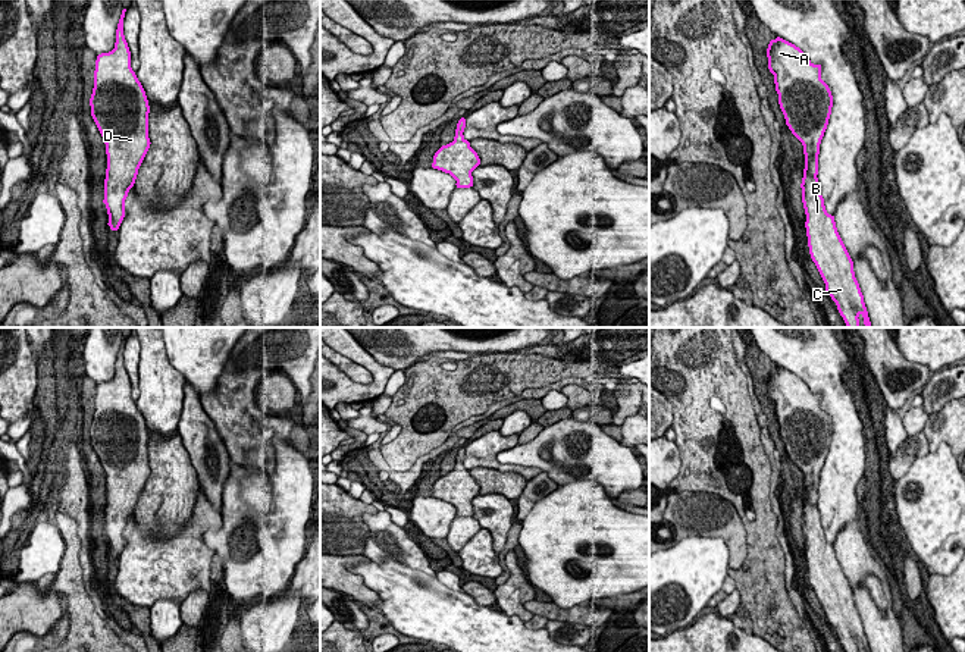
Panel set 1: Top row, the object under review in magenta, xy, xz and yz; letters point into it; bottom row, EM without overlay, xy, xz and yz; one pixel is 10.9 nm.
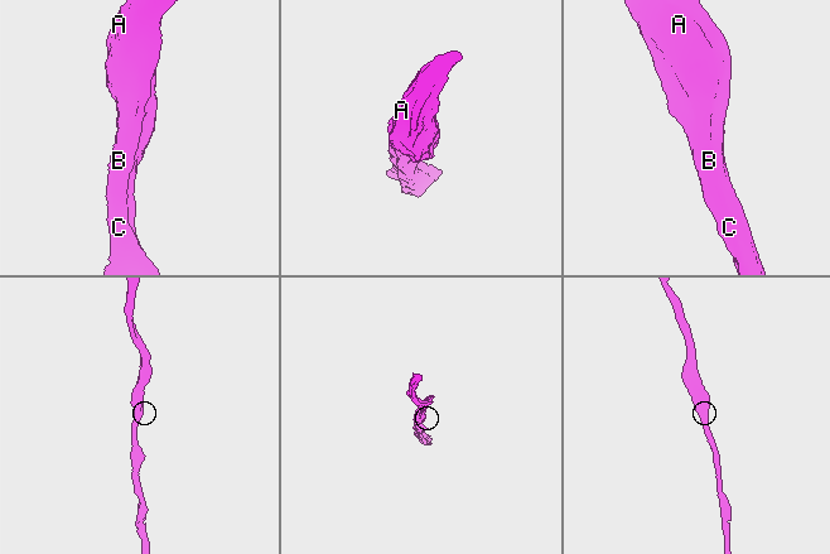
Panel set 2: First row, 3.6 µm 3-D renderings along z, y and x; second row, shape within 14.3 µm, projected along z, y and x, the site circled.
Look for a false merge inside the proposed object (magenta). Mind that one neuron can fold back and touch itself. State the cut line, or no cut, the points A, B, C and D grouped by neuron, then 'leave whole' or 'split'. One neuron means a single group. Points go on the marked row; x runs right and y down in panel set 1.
cut none; groups A B C D; leave whole

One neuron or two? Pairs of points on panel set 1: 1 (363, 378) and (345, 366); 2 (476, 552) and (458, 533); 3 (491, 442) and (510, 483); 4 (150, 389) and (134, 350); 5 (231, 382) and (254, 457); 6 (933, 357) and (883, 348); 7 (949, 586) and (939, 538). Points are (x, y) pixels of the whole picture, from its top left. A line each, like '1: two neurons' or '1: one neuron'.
1: one neuron
2: two neurons
3: two neurons
4: two neurons
5: two neurons
6: two neurons
7: two neurons

